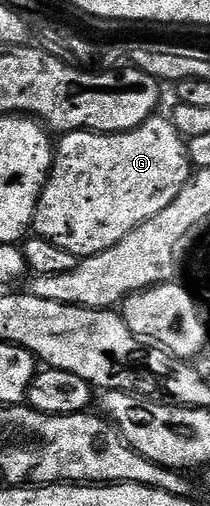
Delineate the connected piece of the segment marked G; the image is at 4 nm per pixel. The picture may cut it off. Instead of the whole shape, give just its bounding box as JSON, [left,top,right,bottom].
[32,114,191,258]

